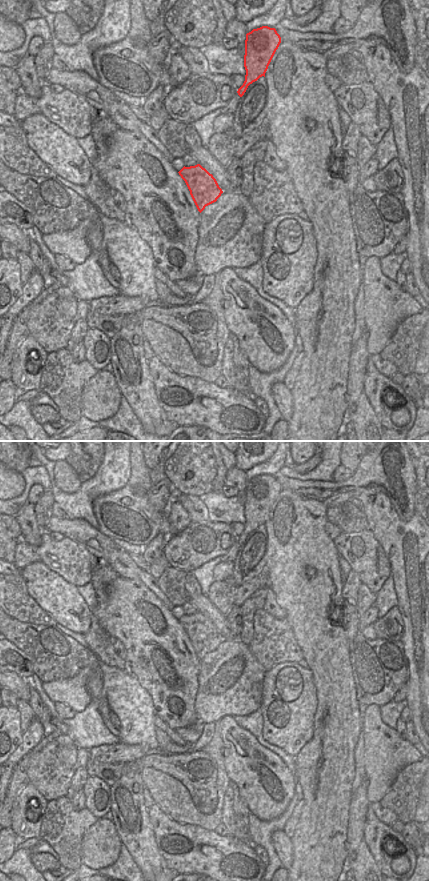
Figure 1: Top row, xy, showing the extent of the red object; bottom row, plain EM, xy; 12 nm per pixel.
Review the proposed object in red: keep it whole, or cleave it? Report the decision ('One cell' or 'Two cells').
One cell

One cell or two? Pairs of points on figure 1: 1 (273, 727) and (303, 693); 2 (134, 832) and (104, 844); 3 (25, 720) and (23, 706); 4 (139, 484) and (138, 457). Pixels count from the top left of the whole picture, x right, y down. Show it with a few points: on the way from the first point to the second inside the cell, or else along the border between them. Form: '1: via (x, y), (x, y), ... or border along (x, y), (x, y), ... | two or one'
1: via (284, 727), (288, 723), (288, 708), (292, 704) | one
2: border along (112, 821), (122, 843) | two
3: via (25, 717), (24, 709) | one
4: via (139, 477), (138, 464) | one

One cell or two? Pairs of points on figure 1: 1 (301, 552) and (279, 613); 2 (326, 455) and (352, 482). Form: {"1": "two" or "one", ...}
{"1": "two", "2": "two"}

